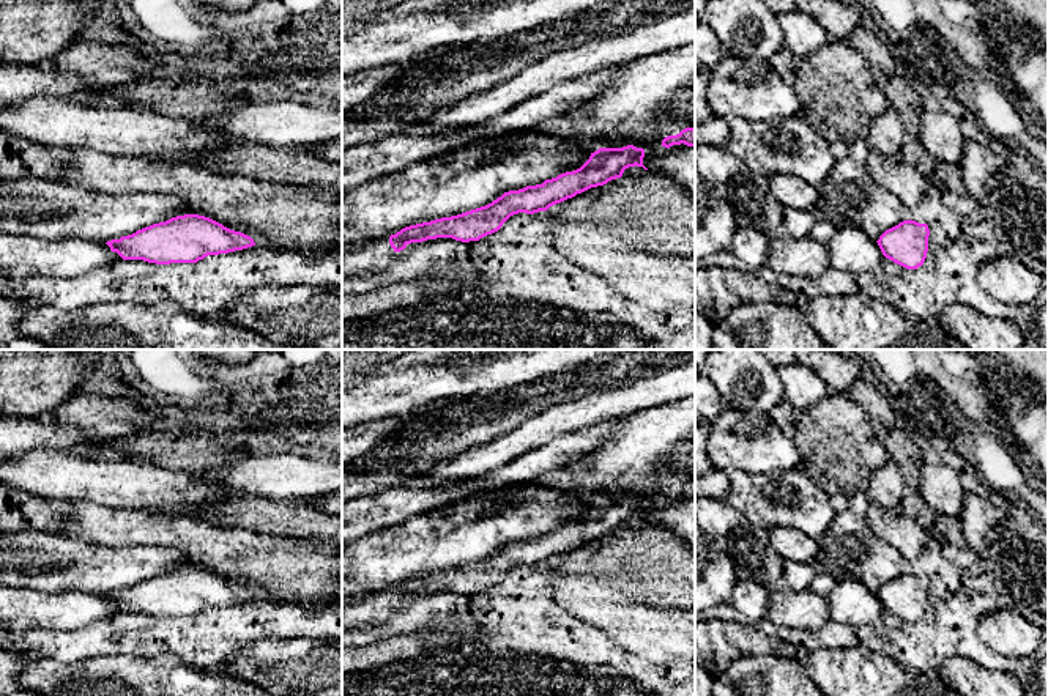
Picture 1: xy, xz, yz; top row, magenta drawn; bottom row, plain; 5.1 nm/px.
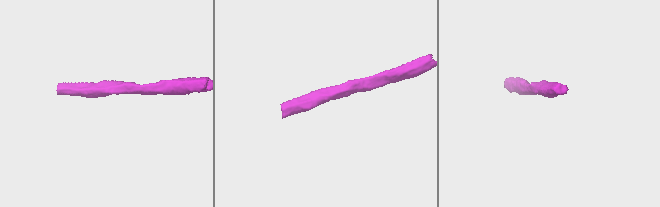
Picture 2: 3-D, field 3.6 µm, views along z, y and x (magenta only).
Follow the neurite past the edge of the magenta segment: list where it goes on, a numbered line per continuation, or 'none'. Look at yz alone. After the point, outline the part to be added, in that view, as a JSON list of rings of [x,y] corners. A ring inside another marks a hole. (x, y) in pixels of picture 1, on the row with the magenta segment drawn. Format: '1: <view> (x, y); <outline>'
none

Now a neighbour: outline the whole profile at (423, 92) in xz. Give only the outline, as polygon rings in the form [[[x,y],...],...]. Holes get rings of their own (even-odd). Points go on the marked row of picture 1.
[[[676,0],[665,13],[651,13],[632,25],[619,27],[607,22],[608,6],[605,6],[495,39],[492,47],[484,43],[451,47],[438,58],[411,68],[399,83],[388,85],[362,107],[342,113],[342,148],[414,132],[418,120],[430,118],[474,93],[514,79],[550,54],[651,24],[693,5],[695,0]],[[362,110],[380,110],[388,115],[361,118]]]

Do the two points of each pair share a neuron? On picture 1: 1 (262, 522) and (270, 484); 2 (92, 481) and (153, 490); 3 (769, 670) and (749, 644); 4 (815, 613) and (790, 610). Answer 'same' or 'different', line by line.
1: different
2: same
3: different
4: same

